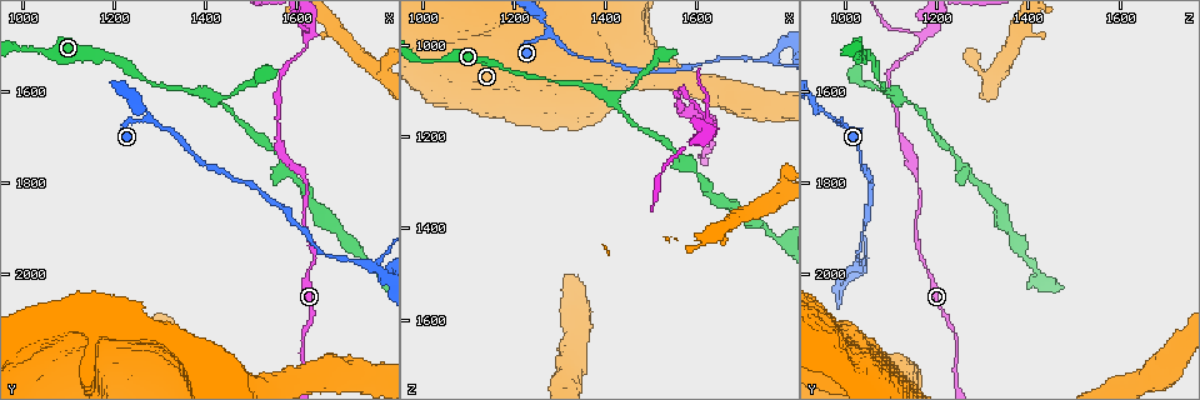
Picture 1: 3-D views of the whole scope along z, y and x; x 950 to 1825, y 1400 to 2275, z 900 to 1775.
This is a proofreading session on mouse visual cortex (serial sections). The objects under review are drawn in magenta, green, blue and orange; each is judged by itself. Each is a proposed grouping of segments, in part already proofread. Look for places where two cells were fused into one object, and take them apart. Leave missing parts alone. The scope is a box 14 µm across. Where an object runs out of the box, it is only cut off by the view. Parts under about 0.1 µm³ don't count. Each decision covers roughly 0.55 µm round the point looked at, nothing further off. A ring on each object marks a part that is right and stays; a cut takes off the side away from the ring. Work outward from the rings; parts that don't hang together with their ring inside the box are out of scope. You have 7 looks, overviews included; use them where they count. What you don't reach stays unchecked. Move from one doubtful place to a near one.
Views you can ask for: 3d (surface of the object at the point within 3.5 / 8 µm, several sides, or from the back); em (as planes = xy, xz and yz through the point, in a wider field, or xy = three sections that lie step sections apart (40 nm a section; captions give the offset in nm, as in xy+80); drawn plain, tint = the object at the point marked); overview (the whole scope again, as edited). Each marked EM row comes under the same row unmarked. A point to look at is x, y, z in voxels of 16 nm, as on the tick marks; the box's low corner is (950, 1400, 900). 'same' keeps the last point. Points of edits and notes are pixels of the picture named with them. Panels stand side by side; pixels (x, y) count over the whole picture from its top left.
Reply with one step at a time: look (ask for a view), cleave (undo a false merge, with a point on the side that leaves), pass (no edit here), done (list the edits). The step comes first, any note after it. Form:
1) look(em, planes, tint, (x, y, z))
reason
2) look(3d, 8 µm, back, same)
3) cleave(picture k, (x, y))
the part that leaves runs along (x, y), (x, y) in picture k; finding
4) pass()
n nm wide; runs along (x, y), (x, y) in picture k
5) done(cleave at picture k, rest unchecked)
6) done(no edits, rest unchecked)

look(3d, 3.5 µm, (1415, 1610, 1120))
a narrow waist

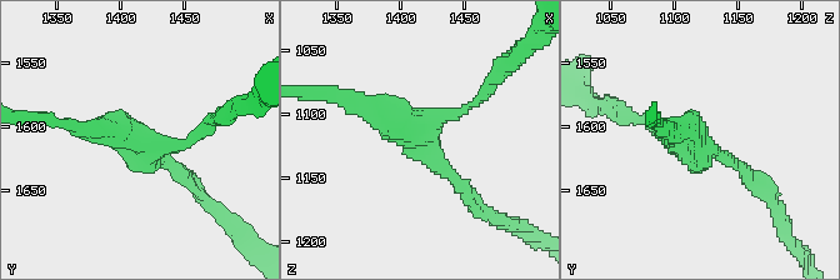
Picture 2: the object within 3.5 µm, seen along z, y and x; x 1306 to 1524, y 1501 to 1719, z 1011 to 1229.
look(em, xy, step 1, tint, (1414, 1614, 1118))
3 arms; arms of 150, 150, 250 nm; shape alone is not enough

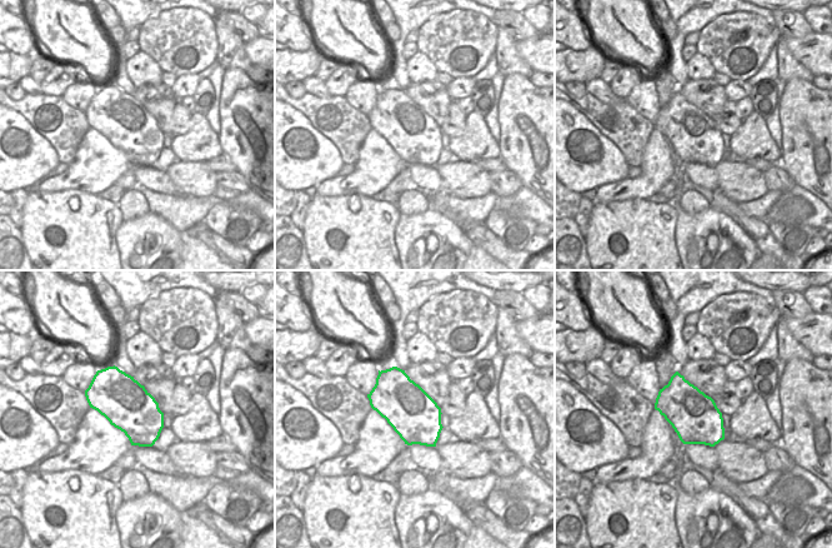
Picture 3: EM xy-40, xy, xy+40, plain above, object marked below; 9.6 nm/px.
pass()
runs along (349, 100), (421, 138), (468, 193) in picture 2; all the same cell

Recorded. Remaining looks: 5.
look(3d, 8 µm, (1565, 1705, 1125))

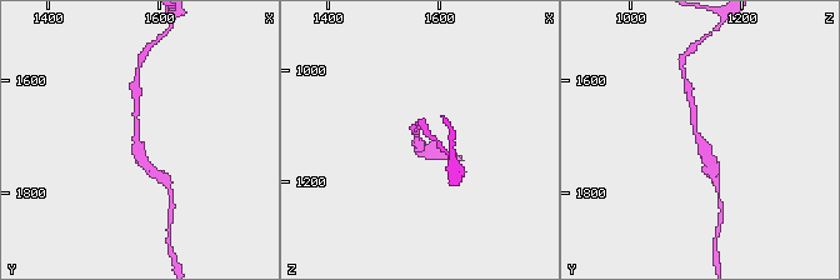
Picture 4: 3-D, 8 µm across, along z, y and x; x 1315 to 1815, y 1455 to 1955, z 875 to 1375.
look(em, xy, step 5, tint, (1560, 1705, 1130))
arms of 200, 350 nm

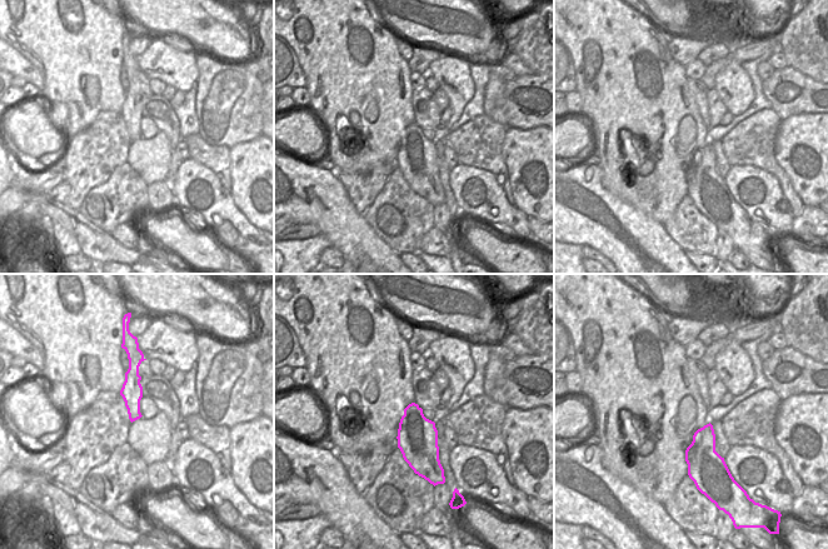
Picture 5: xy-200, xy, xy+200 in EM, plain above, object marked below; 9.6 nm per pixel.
pass()
runs along (713, 171), (695, 131), (691, 105) in picture 4; one cell here

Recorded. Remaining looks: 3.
look(3d, 8 µm, (1265, 1660, 980))
sharp bend

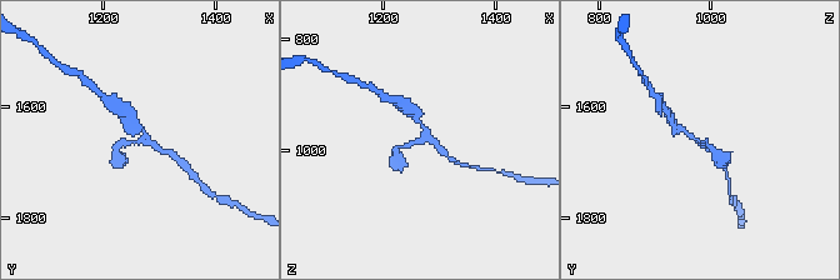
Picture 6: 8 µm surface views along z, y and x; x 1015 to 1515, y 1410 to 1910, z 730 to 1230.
look(3d, 3.5 µm, (1270, 1655, 980))
closer look

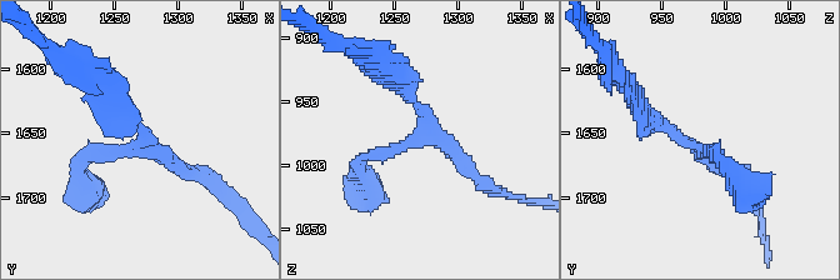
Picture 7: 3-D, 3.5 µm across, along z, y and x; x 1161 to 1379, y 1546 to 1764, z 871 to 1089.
look(em, planes, tint, (1266, 1658, 974))

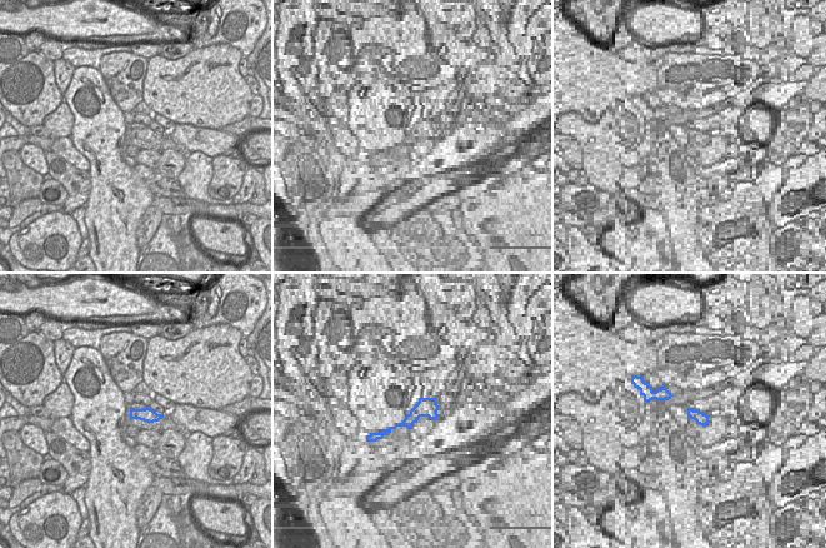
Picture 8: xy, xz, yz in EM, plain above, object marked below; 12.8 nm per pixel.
pass()
runs along (733, 176), (638, 103) in picture 7; all the same cell

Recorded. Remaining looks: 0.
done(no edits, rest unchecked)

